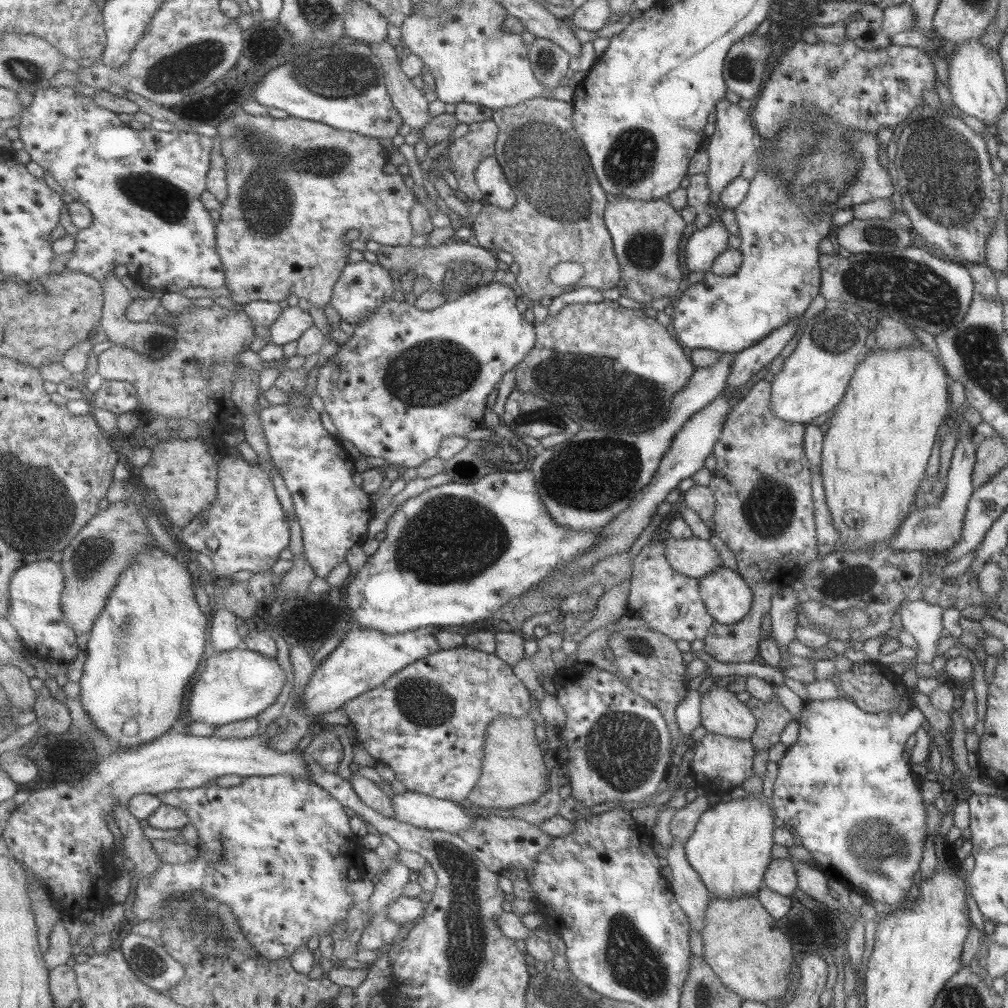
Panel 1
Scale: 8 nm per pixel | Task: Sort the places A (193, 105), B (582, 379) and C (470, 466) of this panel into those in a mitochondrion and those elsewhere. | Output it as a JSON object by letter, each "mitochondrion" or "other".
{"A":"mitochondrion","B":"mitochondrion","C":"mitochondrion"}

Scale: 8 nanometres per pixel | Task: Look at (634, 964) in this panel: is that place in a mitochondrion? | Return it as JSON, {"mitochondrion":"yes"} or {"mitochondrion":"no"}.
{"mitochondrion":"yes"}

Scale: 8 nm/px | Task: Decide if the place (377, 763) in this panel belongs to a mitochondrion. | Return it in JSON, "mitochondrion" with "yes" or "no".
{"mitochondrion":"no"}

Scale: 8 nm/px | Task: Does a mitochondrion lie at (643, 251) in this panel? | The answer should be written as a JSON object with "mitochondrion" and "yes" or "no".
{"mitochondrion":"yes"}

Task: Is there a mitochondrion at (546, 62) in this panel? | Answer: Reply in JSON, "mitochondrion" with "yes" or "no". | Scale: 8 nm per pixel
{"mitochondrion":"yes"}

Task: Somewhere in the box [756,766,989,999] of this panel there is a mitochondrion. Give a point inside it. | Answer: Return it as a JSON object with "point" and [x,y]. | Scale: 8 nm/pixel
{"point":[875,847]}

